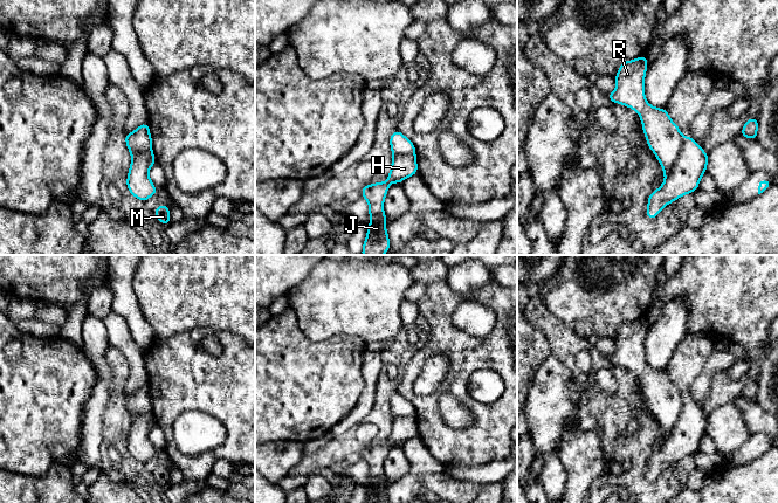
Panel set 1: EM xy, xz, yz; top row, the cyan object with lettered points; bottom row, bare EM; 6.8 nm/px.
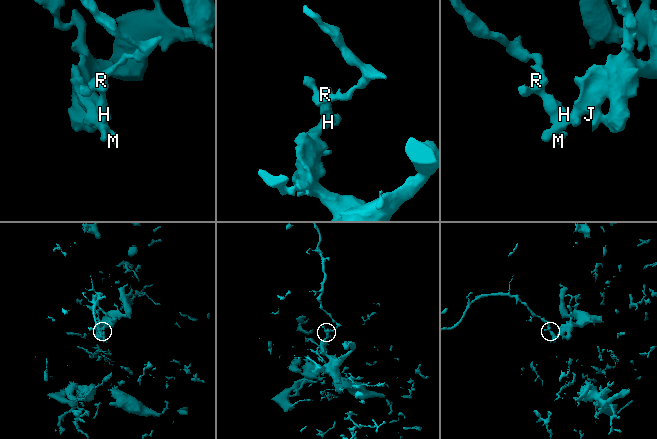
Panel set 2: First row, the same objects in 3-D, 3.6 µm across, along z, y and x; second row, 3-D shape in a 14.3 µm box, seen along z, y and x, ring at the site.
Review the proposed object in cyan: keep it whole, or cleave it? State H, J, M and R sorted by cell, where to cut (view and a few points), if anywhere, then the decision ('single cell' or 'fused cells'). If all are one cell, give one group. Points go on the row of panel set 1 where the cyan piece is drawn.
H J M / R; cut in yz along (684, 137), (676, 162), (666, 177); fused cells

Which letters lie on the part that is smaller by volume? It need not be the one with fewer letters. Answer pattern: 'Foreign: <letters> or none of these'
Foreign: R

